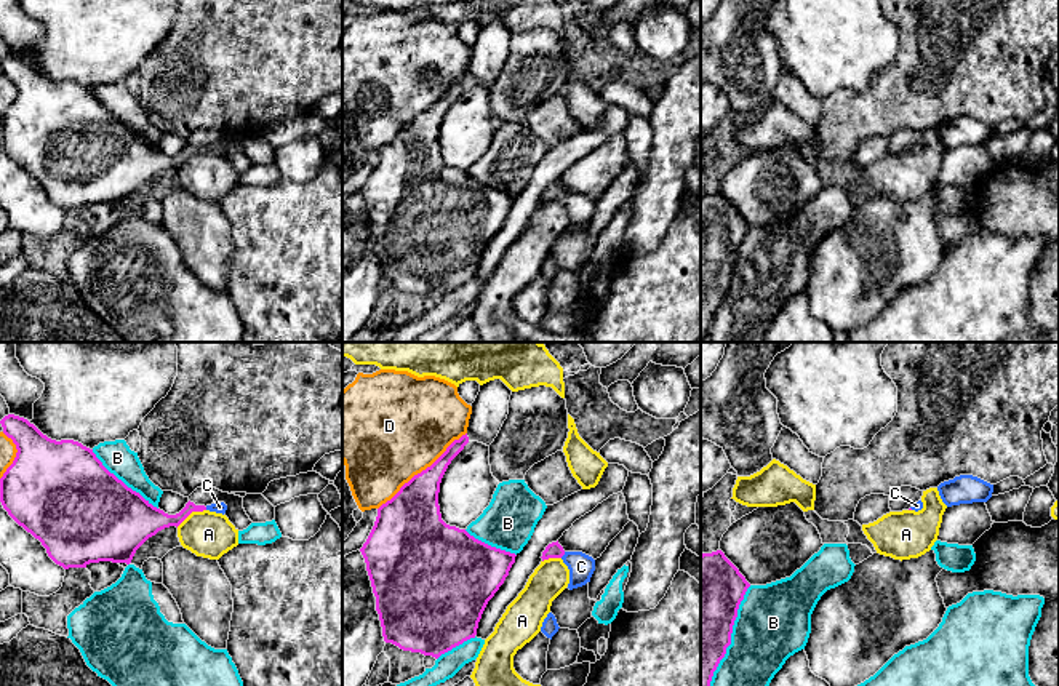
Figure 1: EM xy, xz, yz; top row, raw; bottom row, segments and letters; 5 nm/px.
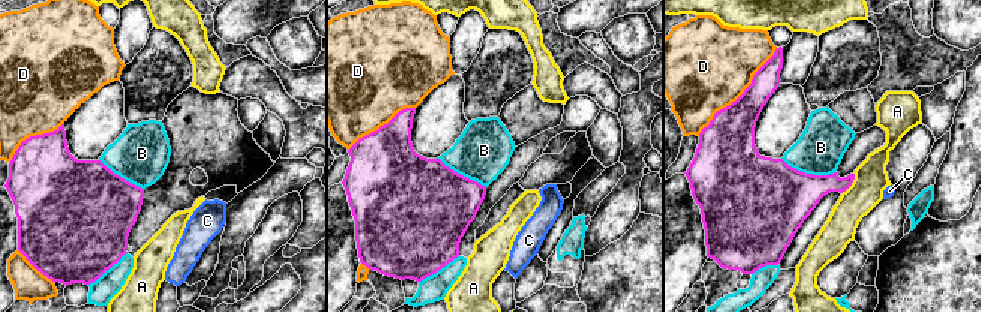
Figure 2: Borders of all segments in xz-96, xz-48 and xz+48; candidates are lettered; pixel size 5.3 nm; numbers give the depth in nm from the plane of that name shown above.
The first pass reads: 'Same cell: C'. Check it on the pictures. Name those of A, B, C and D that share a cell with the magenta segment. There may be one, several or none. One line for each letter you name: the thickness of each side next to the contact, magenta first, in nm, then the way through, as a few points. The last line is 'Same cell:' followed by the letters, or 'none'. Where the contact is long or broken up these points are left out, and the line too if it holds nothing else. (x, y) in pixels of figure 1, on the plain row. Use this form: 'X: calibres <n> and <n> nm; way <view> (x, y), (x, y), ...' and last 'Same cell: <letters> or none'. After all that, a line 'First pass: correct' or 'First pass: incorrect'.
C: calibres 80 and 130 nm; way xz (552, 192), (562, 197), (581, 208)
Same cell: C
First pass: correct

